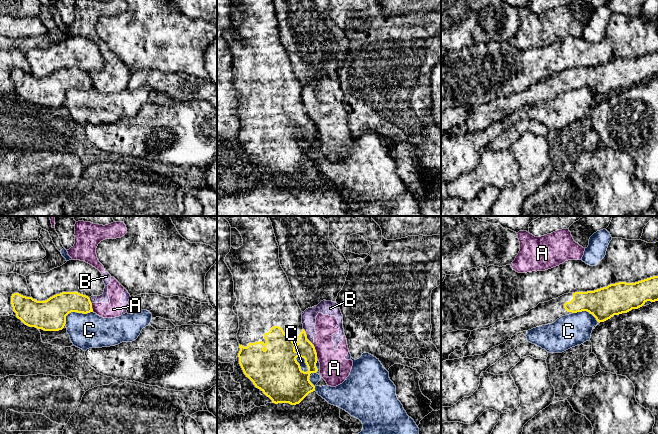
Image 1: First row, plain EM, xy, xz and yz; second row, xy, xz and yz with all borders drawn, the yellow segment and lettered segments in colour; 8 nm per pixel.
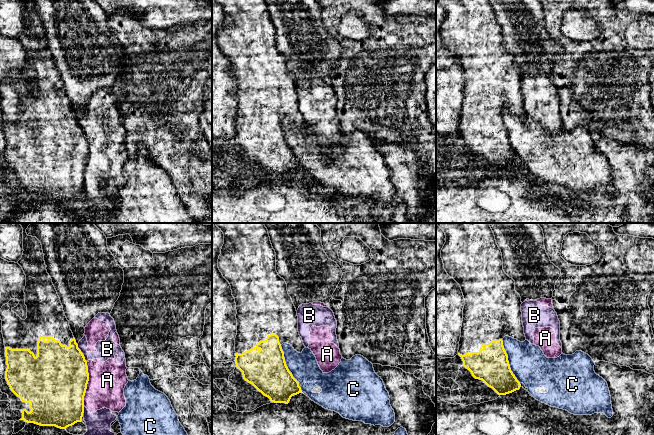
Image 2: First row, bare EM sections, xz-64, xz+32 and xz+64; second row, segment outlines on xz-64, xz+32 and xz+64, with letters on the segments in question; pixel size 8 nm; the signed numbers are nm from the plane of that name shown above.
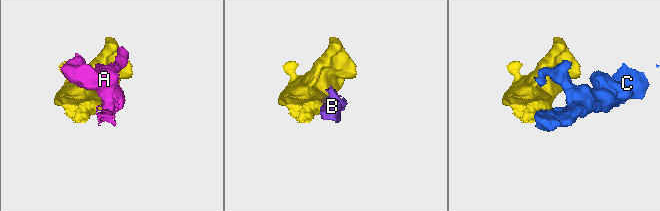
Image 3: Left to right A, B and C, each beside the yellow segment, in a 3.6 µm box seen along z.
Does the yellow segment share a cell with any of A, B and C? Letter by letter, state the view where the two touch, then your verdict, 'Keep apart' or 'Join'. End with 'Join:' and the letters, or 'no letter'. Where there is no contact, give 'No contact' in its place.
A: Touches yellow in xz. Keep apart
B: Touches yellow in xz. Keep apart
C: Touches yellow in xz. Keep apart
Join: no letter

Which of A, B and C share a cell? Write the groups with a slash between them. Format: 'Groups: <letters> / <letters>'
Groups: A B / C

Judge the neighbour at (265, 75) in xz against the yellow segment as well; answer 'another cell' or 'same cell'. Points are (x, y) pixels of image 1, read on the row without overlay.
same cell

